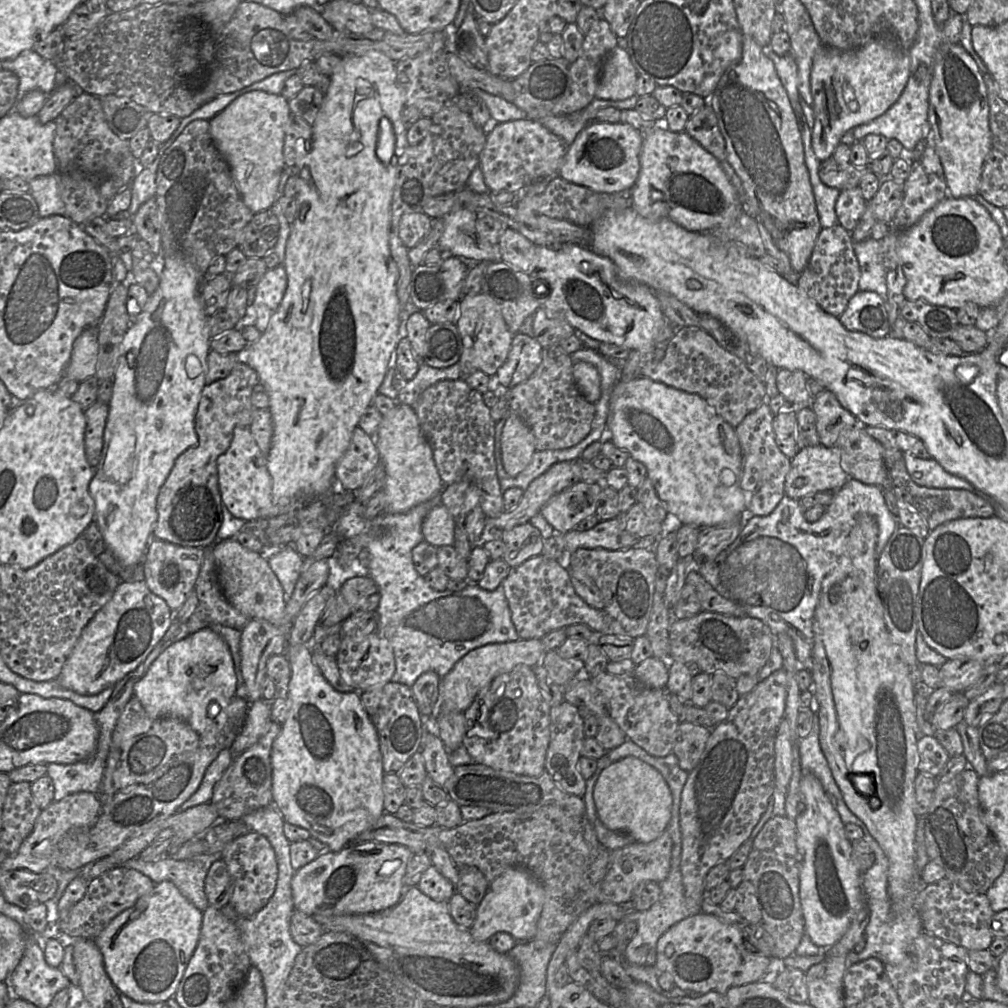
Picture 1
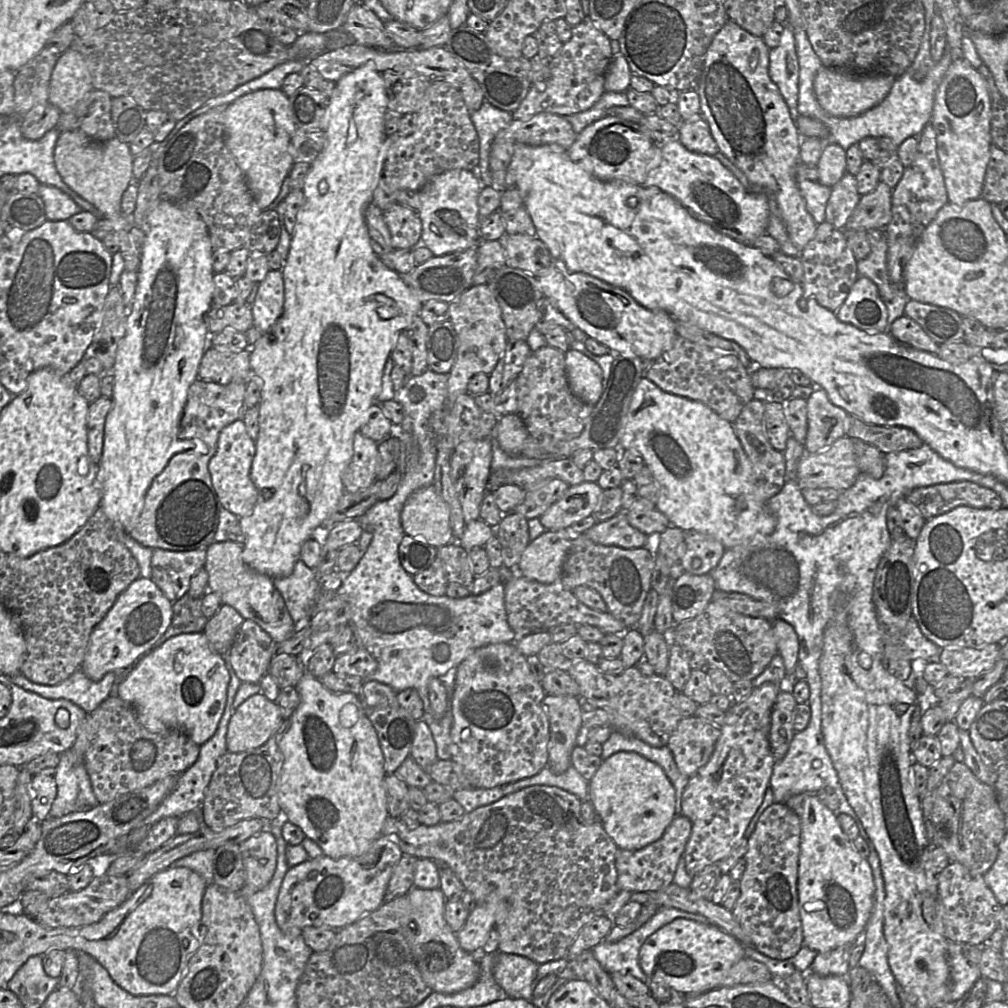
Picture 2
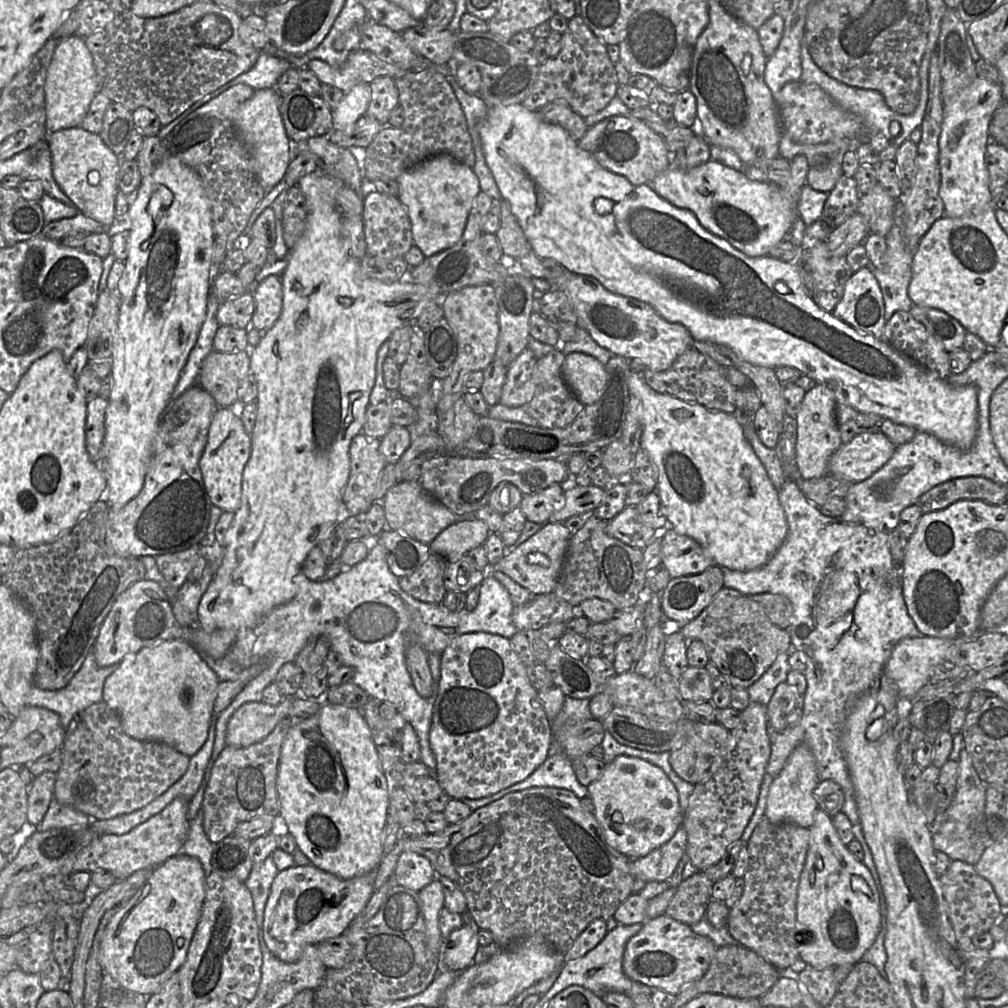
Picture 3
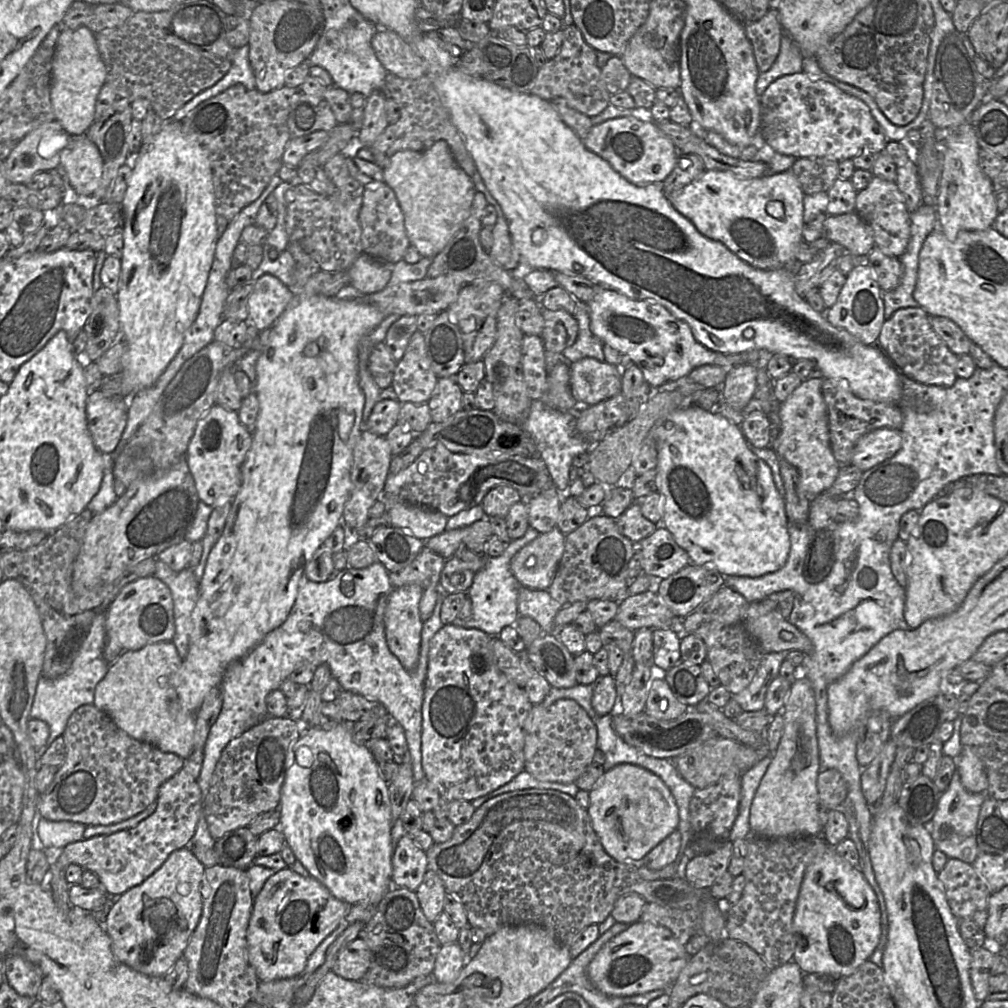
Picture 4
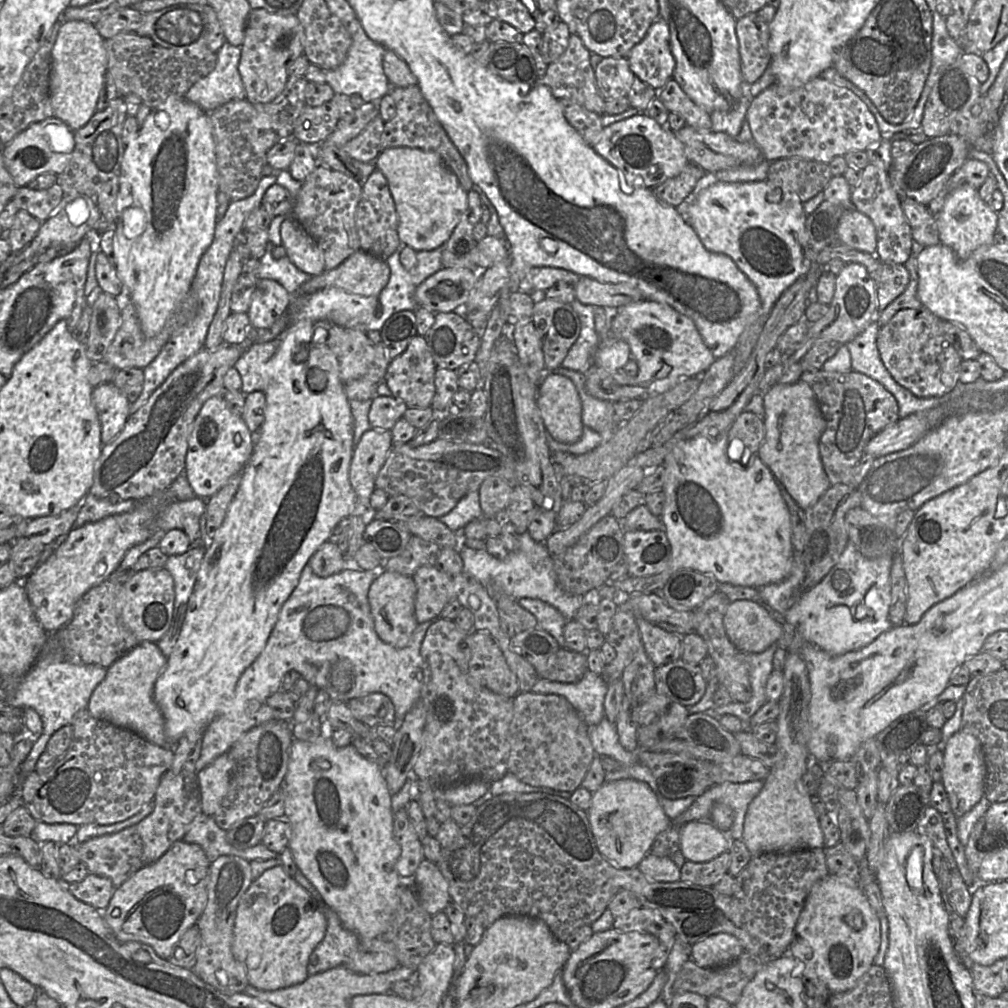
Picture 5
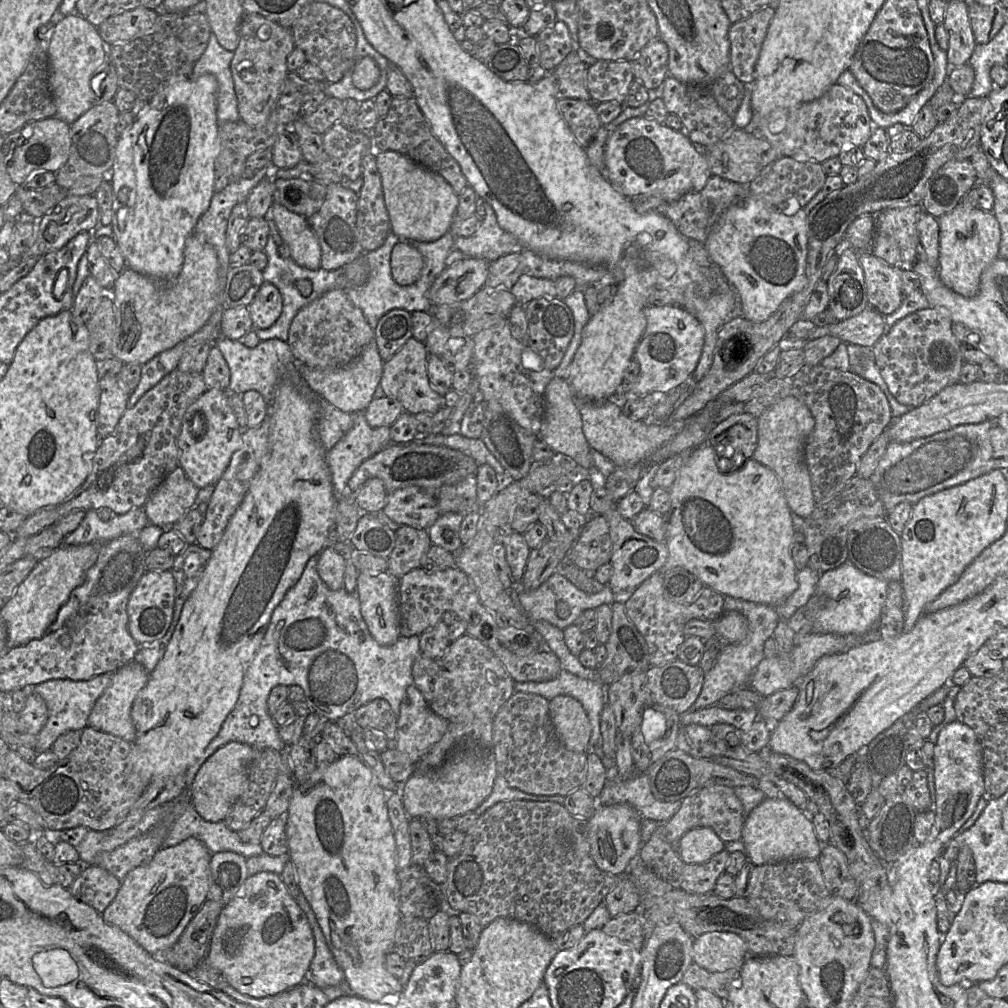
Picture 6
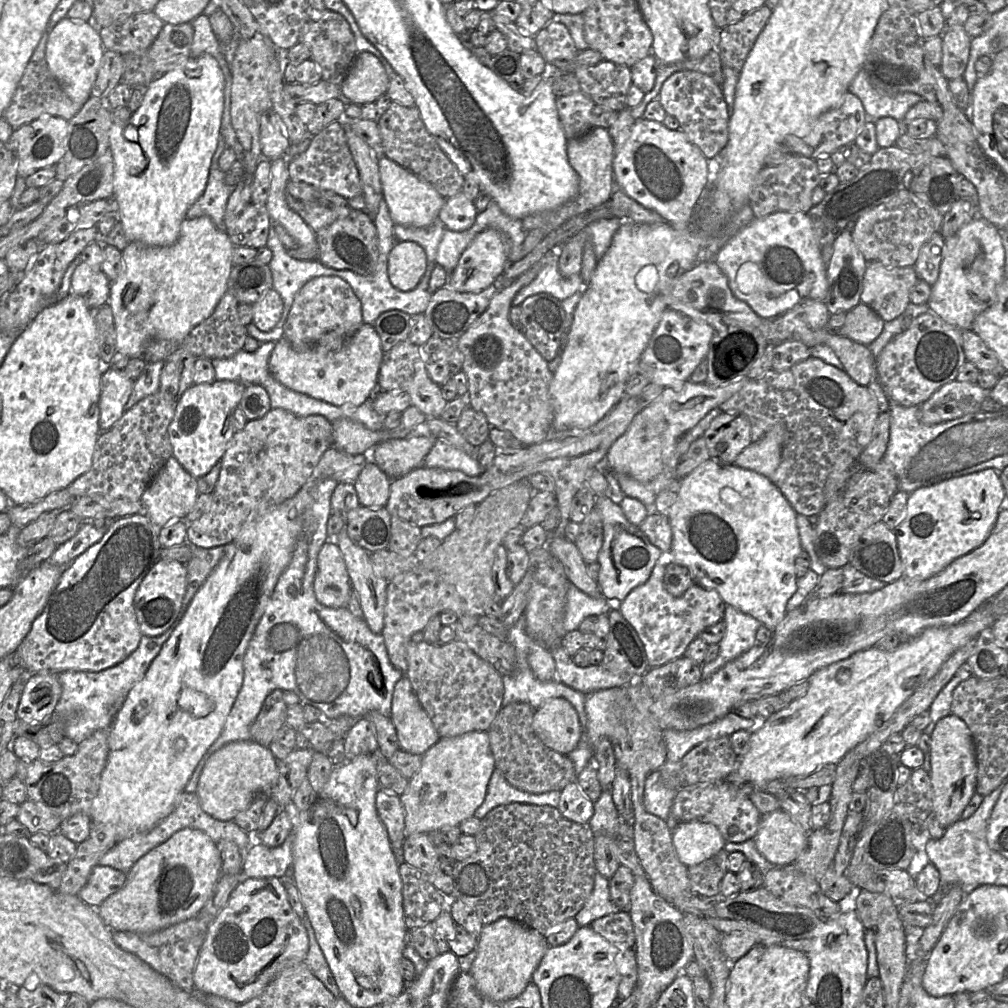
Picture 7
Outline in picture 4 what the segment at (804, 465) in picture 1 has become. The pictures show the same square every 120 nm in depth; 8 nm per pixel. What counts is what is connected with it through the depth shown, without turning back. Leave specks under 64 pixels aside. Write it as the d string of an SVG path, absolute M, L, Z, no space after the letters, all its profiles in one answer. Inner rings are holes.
M879 428L863 435L856 443L851 465L865 472L893 457L902 446L900 430Z

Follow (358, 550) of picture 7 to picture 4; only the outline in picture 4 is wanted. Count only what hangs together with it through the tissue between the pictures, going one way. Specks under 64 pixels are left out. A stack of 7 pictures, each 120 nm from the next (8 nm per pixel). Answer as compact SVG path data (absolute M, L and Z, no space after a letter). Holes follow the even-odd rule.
M417 584L393 588L384 613L387 645L407 670L417 666L423 621L419 603L423 588Z

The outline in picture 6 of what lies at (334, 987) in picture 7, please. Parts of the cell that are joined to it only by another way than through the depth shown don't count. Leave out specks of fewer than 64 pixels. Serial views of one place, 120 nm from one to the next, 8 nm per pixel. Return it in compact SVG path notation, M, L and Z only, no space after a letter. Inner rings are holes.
M300 889L296 902L305 913L315 939L315 954L305 973L305 981L319 988L339 985L344 982L344 972L328 947L317 918Z

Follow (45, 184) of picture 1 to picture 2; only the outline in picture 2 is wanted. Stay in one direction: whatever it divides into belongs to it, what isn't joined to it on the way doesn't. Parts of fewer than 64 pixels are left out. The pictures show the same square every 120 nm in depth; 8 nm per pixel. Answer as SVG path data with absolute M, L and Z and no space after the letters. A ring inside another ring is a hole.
M40 184L37 195L43 201L48 221L68 220L82 211L69 195L58 188Z

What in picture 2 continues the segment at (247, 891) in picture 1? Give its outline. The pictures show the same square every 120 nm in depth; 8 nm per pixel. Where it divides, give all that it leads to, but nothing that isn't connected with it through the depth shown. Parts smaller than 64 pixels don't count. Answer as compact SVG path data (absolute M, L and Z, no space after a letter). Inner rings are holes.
M261 831L240 845L245 868L245 884L252 890L265 888L276 870L277 842L269 831Z

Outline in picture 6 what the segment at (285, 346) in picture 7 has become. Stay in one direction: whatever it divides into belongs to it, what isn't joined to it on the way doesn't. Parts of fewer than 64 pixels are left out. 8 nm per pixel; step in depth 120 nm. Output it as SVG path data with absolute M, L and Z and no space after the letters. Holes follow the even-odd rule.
M376 340L370 342L348 365L332 371L314 369L299 365L300 374L311 392L327 400L347 413L364 412L374 398L374 392L383 373L384 360L381 358Z

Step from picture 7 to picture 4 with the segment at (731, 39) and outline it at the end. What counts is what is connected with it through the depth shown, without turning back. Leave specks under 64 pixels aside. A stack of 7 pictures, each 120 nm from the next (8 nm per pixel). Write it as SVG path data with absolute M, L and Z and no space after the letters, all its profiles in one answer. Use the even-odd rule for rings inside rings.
M770 8L761 19L743 24L759 72L764 73L772 67L781 48L783 28L779 22L779 11Z

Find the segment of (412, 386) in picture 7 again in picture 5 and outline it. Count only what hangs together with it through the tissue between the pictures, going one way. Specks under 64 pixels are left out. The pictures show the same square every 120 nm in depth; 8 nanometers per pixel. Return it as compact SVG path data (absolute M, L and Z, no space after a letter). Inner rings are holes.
M416 335L411 339L406 350L389 363L382 382L388 386L392 396L402 401L407 408L430 407L436 392L436 368L424 336Z

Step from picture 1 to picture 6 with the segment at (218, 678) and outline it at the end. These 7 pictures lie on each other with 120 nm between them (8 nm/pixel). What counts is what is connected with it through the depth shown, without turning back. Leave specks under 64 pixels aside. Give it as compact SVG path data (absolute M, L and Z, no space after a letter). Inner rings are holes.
M135 660L120 667L113 673L111 684L96 700L88 717L88 726L132 743L136 737L136 729L131 718L131 708L137 694L147 684L149 676L145 667Z

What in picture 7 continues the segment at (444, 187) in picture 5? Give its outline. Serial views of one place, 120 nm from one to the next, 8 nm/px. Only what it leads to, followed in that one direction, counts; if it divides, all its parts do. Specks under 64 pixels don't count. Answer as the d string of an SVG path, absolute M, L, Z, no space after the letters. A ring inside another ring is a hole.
M386 156L378 159L378 167L383 199L395 224L411 227L427 227L438 219L439 212L446 199L431 184Z

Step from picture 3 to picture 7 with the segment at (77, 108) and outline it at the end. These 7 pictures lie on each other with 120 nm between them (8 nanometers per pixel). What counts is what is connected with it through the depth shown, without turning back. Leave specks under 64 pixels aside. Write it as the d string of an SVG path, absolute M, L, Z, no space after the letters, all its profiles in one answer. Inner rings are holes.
M63 18L50 26L45 57L48 68L58 80L66 95L77 104L85 104L91 97L91 89L105 52L99 29L92 22Z

